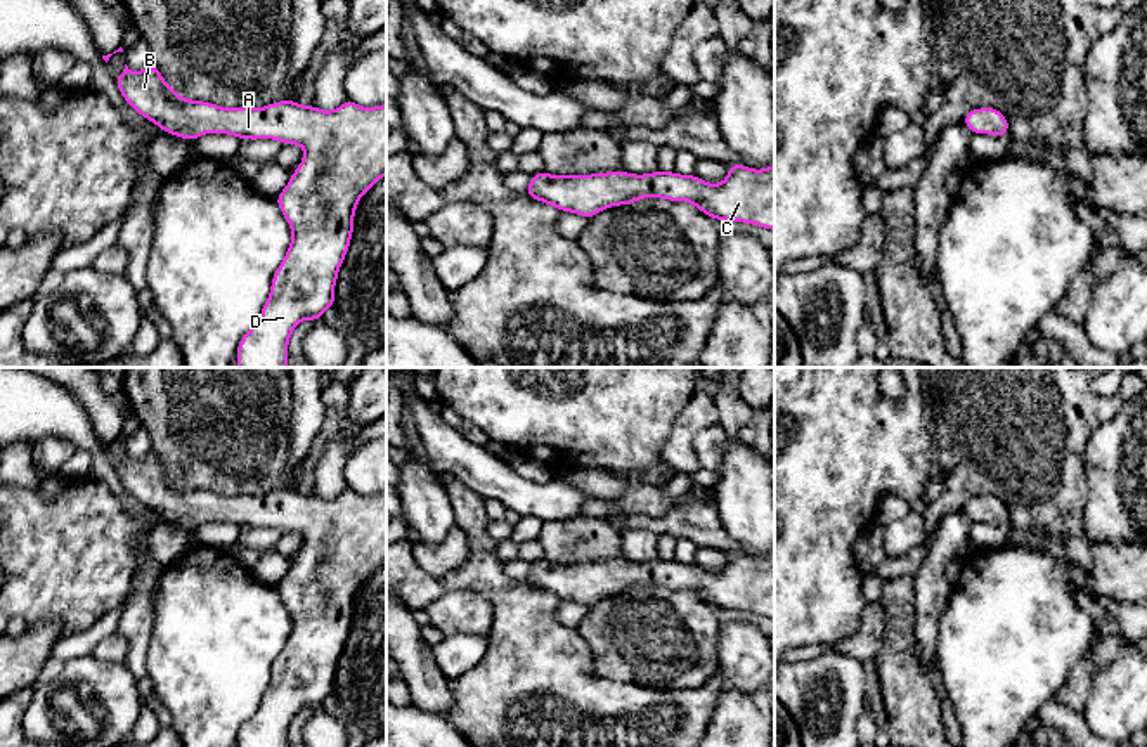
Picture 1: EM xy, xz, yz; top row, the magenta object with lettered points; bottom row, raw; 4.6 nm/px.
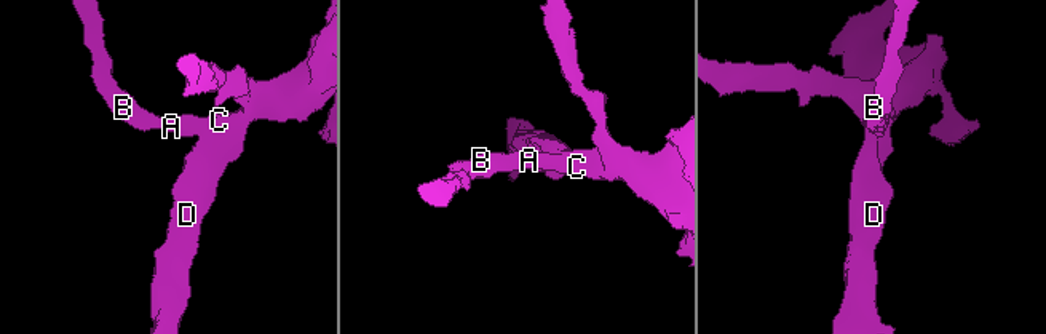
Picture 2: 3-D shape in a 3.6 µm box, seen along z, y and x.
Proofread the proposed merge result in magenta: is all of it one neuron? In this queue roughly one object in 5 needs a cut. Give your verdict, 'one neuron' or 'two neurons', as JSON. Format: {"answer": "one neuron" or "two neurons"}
{"answer": "one neuron"}

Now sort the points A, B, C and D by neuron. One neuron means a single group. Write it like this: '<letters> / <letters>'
A B C D

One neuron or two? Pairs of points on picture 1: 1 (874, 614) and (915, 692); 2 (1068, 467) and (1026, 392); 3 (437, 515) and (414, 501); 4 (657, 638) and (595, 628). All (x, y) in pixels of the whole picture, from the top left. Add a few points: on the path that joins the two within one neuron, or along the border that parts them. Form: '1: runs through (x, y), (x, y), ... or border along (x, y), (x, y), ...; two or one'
1: border along (879, 602), (884, 612), (884, 638), (874, 659); two
2: runs through (1049, 448), (1026, 425), (1026, 411); one
3: runs through (432, 512), (420, 501); one
4: runs through (641, 636), (610, 628); one

